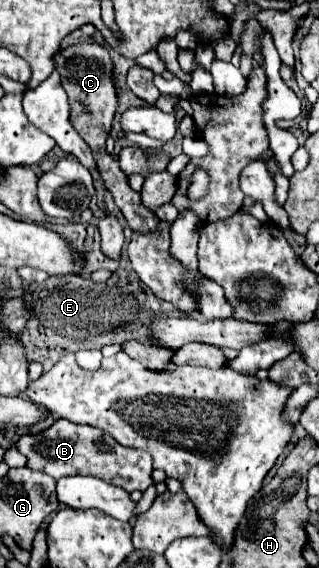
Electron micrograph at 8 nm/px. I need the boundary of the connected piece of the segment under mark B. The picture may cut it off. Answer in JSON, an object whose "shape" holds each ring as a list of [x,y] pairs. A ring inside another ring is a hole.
{"shape":[[[64,418],[56,420],[42,434],[22,436],[16,448],[28,458],[28,468],[42,470],[54,480],[64,476],[74,476],[74,474],[96,476],[100,480],[106,480],[112,486],[124,488],[126,492],[134,492],[134,490],[144,492],[148,486],[154,484],[152,456],[148,456],[148,452],[124,448],[122,444],[116,444],[116,440],[112,440],[112,436],[108,436],[100,428],[72,424]]]}

